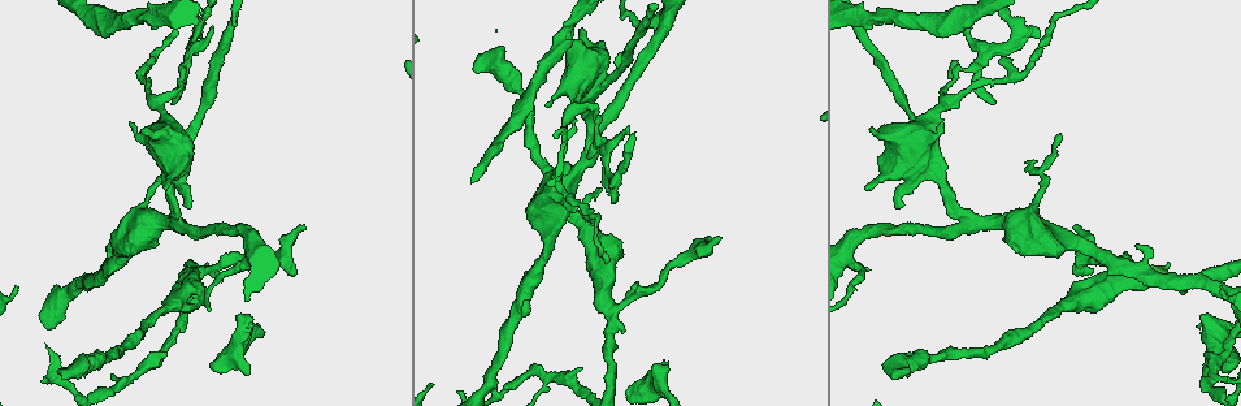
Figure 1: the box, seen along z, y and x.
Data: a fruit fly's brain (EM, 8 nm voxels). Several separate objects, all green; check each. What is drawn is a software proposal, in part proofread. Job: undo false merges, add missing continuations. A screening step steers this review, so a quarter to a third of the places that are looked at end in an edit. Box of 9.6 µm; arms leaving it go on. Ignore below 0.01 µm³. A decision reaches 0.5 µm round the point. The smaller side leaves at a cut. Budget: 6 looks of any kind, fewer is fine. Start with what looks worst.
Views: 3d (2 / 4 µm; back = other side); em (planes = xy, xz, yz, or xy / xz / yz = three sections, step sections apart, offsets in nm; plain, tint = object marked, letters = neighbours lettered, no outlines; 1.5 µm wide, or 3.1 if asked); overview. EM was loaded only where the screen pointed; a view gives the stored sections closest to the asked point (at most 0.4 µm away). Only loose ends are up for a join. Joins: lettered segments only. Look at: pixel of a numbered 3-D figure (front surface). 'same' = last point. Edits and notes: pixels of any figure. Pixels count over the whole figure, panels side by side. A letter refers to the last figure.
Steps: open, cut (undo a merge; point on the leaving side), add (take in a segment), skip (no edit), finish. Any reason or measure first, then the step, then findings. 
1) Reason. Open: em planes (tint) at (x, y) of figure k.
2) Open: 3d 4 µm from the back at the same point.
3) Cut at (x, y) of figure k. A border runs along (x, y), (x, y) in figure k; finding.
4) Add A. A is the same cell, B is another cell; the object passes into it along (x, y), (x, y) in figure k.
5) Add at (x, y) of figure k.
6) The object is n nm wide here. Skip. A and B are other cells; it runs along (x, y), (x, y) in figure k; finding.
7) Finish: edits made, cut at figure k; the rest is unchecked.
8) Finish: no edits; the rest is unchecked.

Free end. Open: em yz step 4 (letters) at (1196, 327) of figure 1.

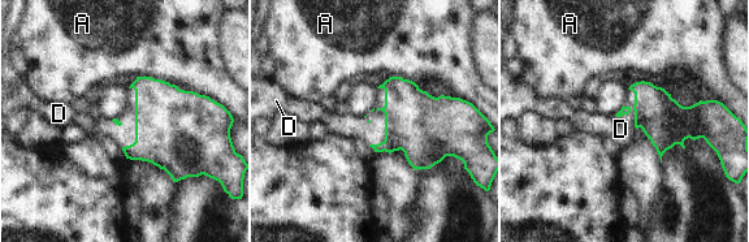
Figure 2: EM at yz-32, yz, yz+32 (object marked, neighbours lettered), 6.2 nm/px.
Add D. D is the same cell, A is another cell; the object passes into it along (424, 128), (385, 121), (349, 125) in figure 2; it goes on there.

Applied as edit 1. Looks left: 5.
Stops while still wide. Open: 3d 2 µm at (872, 131) of figure 1.

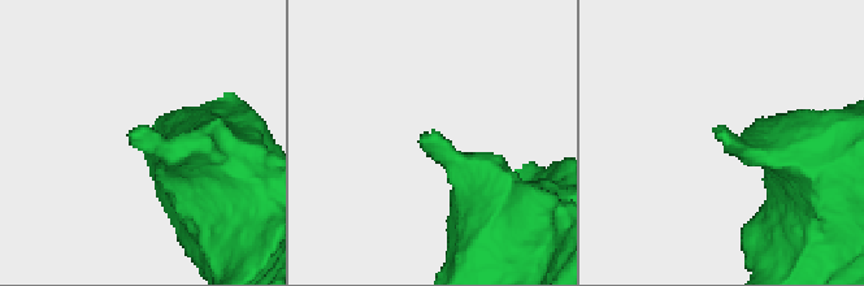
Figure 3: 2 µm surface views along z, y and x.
Need the tissue. Open: em xz step 8 (tint) at (135, 133) of figure 3.

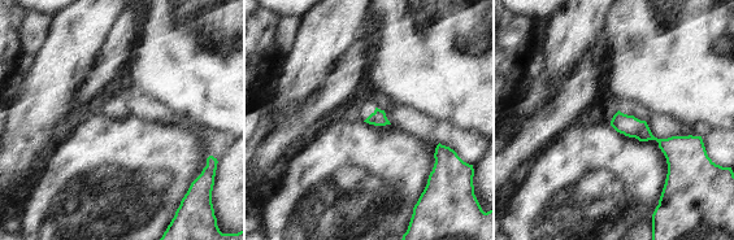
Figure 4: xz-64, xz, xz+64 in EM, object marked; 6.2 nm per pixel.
Open: em planes (letters) at the same point.

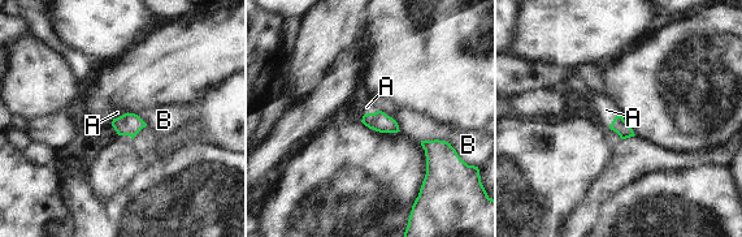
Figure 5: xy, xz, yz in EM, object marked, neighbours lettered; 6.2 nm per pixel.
Add A. A is the same cell, B is another cell; the object passes into it along (380, 121), (369, 113), (367, 107) in figure 5; the neuron continues.

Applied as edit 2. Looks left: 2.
Finish: edits made, add at figure 2, add at figure 5; the rest is unchecked.

